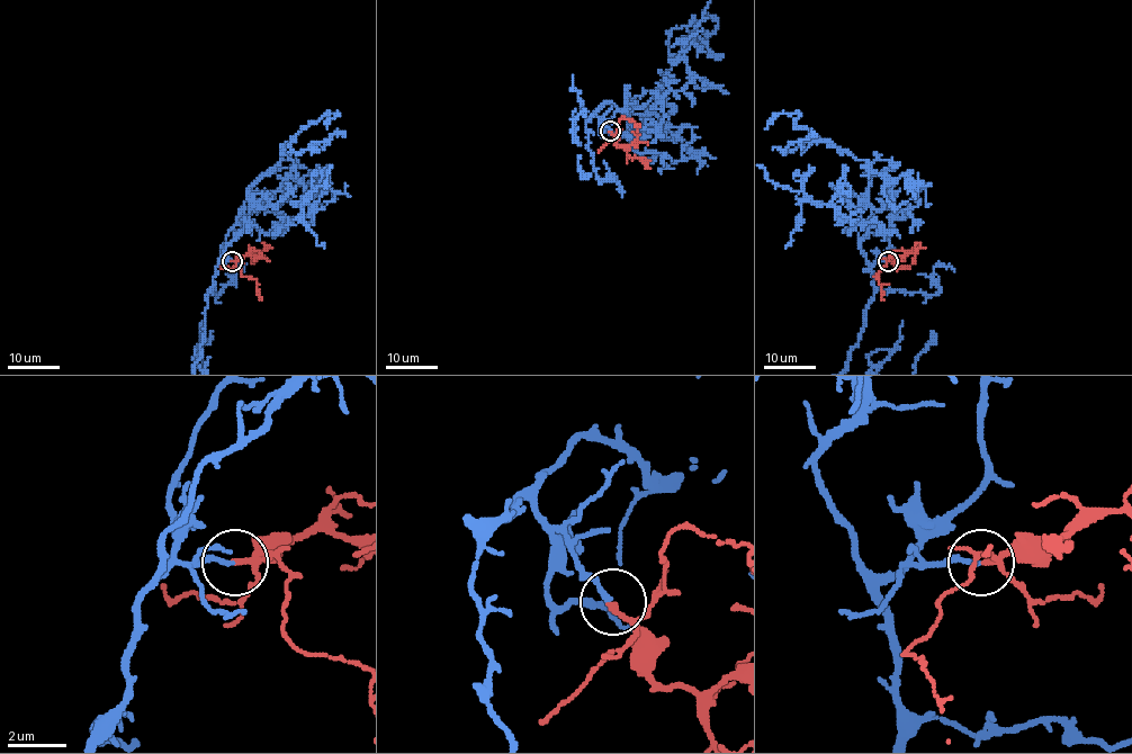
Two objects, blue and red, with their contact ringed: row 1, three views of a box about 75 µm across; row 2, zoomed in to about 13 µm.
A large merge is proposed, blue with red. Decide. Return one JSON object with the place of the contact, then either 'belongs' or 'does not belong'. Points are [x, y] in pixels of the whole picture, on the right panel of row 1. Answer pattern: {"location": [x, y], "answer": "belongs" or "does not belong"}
{"location": [888, 261], "answer": "belongs"}

